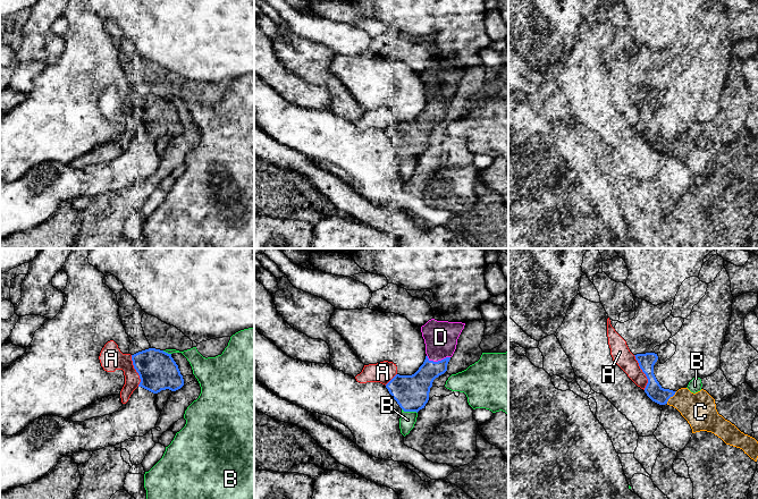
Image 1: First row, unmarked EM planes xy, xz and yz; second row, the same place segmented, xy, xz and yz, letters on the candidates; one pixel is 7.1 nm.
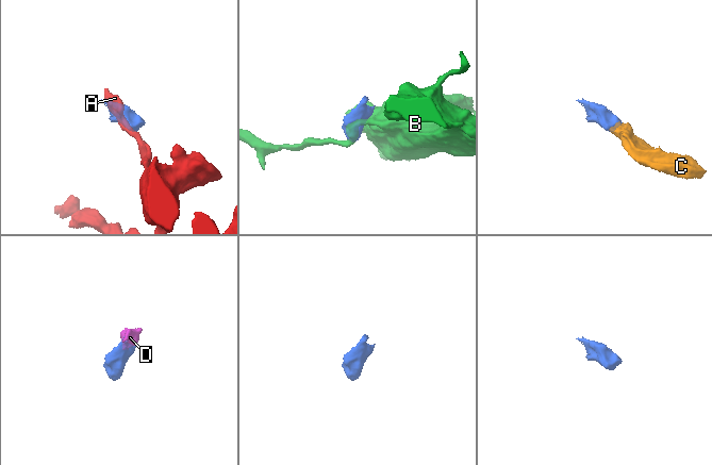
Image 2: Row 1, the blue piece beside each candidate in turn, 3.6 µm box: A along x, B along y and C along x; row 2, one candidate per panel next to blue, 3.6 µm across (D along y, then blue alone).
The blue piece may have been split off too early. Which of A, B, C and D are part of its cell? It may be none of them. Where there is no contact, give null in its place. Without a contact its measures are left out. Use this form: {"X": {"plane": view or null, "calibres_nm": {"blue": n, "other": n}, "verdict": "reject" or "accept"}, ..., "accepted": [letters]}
{"A": {"plane": "yz", "calibres_nm": {"blue": 120, "other": 140}, "verdict": "reject"}, "B": {"plane": "xz", "calibres_nm": {"blue": 240, "other": 120}, "verdict": "reject"}, "C": {"plane": "yz", "calibres_nm": {"blue": 120, "other": 240}, "verdict": "accept"}, "D": {"plane": "xz", "calibres_nm": {"blue": 200, "other": 240}, "verdict": "accept"}, "accepted": ["C", "D"]}

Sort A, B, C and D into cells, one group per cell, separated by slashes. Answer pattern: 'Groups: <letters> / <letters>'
Groups: A / B / C D

